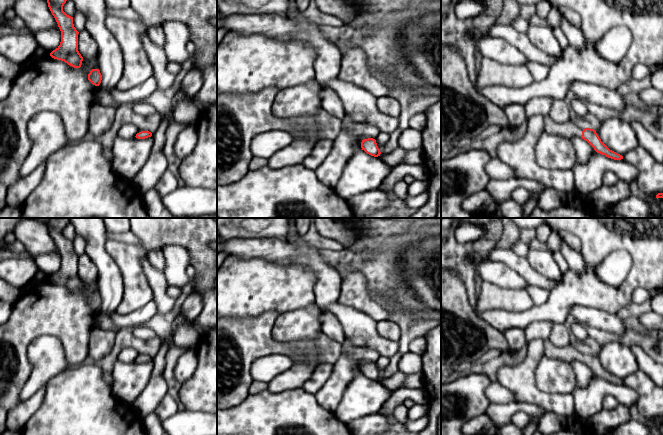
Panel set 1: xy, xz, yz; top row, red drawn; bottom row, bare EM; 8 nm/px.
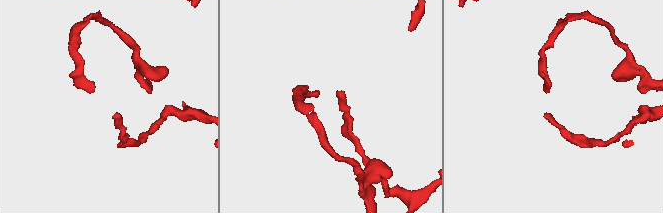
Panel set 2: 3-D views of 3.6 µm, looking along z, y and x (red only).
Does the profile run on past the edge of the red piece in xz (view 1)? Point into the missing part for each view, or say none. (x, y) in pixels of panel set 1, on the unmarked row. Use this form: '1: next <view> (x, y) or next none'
1: next none

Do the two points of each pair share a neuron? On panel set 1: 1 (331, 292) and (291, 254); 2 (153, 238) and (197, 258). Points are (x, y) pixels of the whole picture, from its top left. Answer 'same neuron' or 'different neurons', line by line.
1: same neuron
2: same neuron

